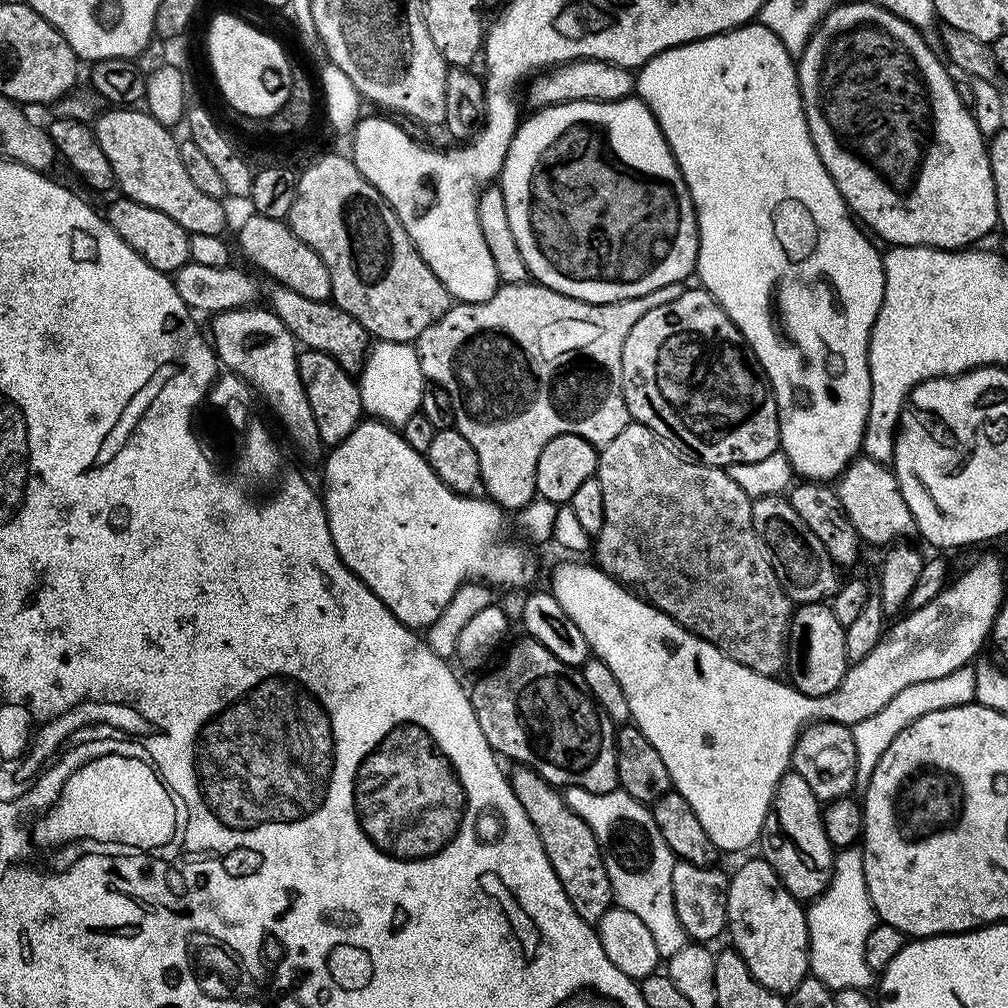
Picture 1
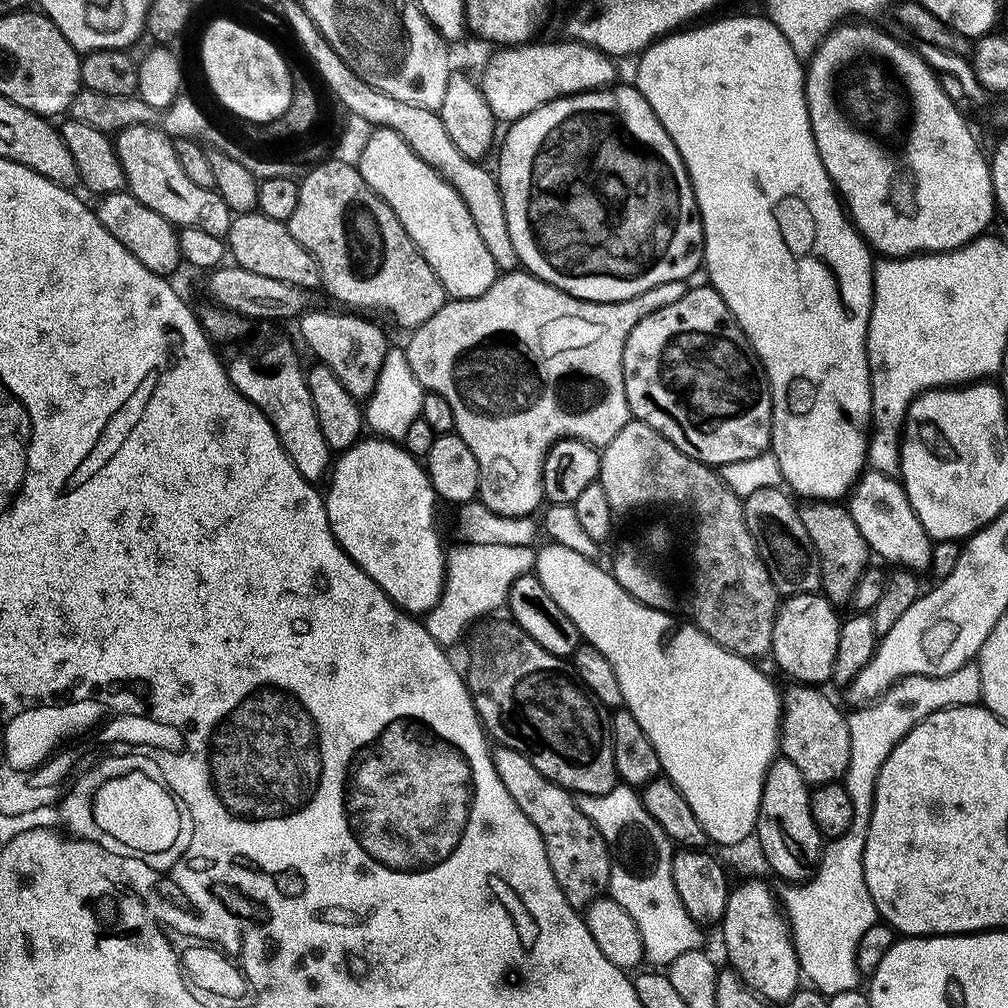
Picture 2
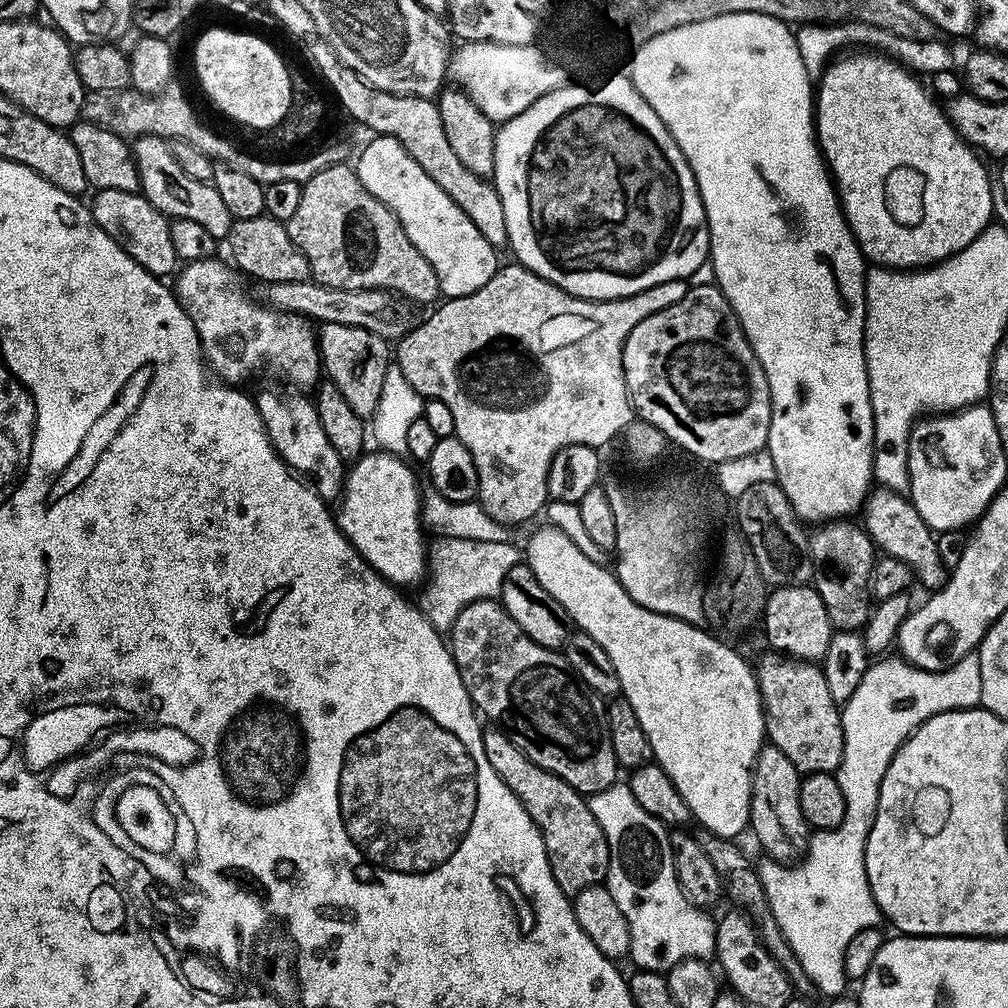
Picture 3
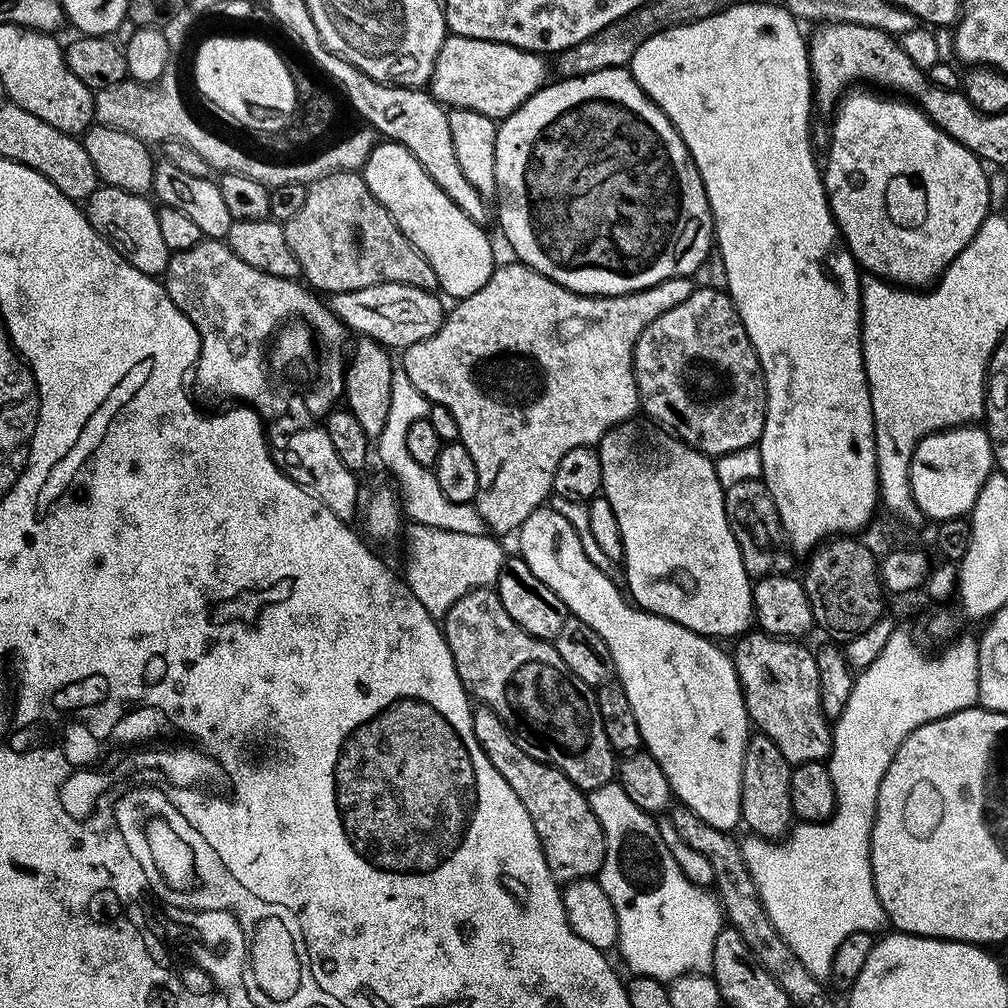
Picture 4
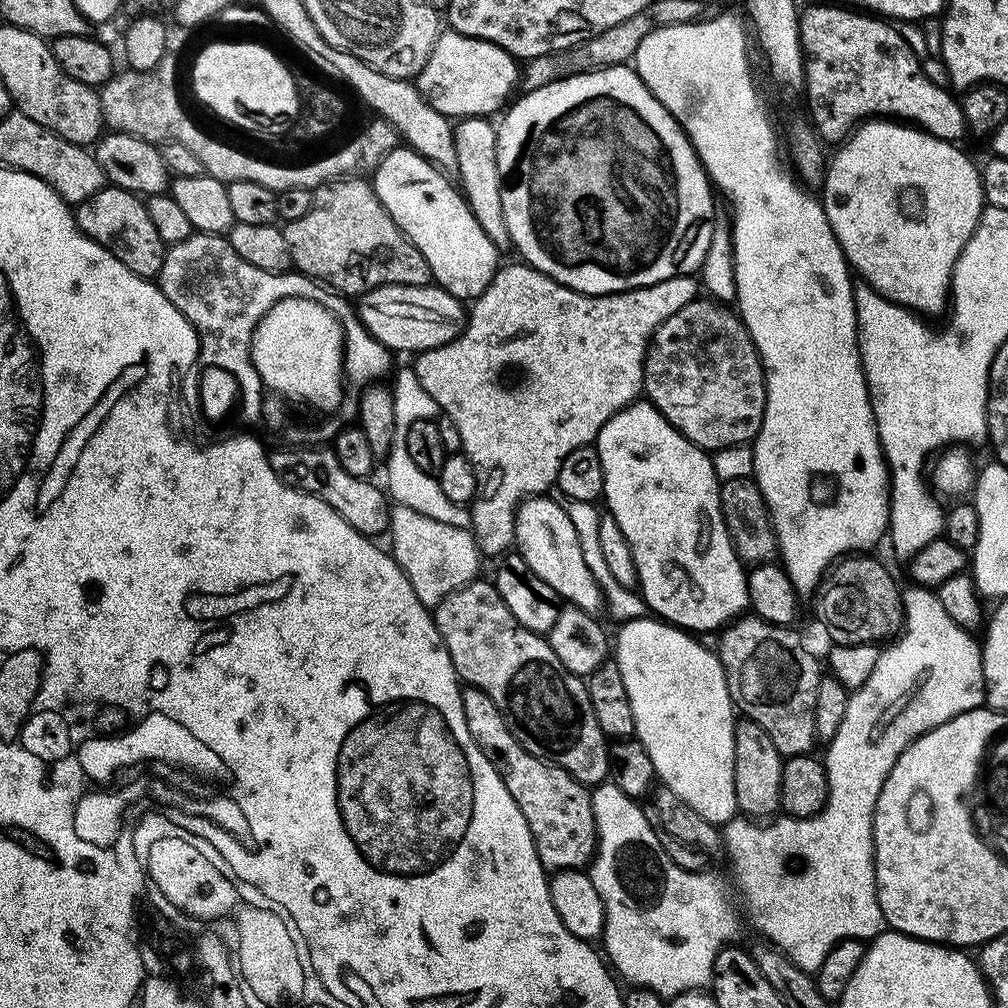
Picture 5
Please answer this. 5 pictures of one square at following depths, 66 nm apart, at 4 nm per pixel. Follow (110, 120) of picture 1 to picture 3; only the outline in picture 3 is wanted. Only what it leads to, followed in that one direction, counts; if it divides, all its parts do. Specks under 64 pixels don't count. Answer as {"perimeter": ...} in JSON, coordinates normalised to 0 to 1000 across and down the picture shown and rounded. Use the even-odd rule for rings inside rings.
{"perimeter":[[[137,135],[130,140],[131,152],[139,174],[139,190],[162,212],[171,218],[196,220],[208,233],[218,240],[223,237],[230,223],[228,208],[220,201],[216,188],[210,182],[192,181],[177,165],[173,153],[169,153],[169,142],[162,135]]]}

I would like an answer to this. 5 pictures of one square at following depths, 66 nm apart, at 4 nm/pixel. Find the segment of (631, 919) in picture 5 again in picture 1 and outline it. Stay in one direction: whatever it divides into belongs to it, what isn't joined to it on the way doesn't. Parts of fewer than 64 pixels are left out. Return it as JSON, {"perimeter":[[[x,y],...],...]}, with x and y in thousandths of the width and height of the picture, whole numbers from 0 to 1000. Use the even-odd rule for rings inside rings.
{"perimeter":[[[562,782],[559,787],[565,804],[569,804],[585,823],[589,823],[589,831],[599,846],[599,858],[607,876],[610,896],[638,914],[649,931],[655,949],[673,946],[684,932],[669,903],[669,887],[665,879],[669,850],[657,827],[653,827],[646,805],[625,792],[625,788],[614,784],[593,788],[576,782]]]}

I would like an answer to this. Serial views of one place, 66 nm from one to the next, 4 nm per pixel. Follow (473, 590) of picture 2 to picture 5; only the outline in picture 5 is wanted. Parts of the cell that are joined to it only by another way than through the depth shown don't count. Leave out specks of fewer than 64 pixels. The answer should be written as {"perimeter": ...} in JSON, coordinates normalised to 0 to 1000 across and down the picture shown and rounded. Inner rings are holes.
{"perimeter":[[[393,500],[385,513],[384,531],[389,532],[388,552],[403,569],[407,581],[411,581],[411,589],[415,589],[426,605],[433,604],[442,589],[477,570],[478,549],[467,523],[446,522],[443,518],[423,514],[423,510],[415,510],[415,506],[407,506],[407,502]]]}

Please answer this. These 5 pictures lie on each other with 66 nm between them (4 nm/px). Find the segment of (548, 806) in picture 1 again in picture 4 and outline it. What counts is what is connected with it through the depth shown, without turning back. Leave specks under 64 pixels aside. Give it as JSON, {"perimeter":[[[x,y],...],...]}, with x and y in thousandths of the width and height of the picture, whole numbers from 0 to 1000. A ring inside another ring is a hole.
{"perimeter":[[[479,700],[468,703],[468,723],[478,748],[486,752],[486,760],[502,772],[502,780],[514,788],[522,808],[526,808],[536,842],[544,860],[543,868],[557,875],[590,870],[599,857],[599,820],[583,799],[579,783],[569,780],[562,768],[544,758],[534,756],[522,748],[520,739],[505,726],[504,721],[490,708],[490,704]]]}

